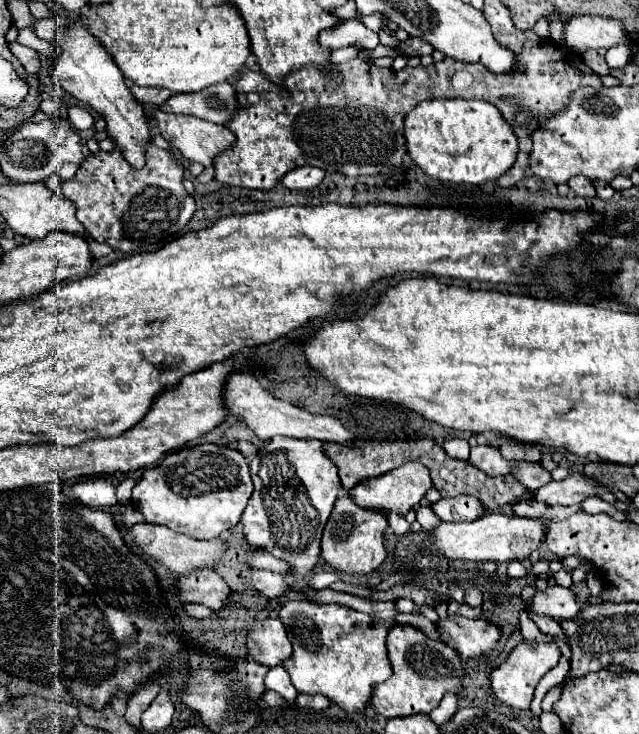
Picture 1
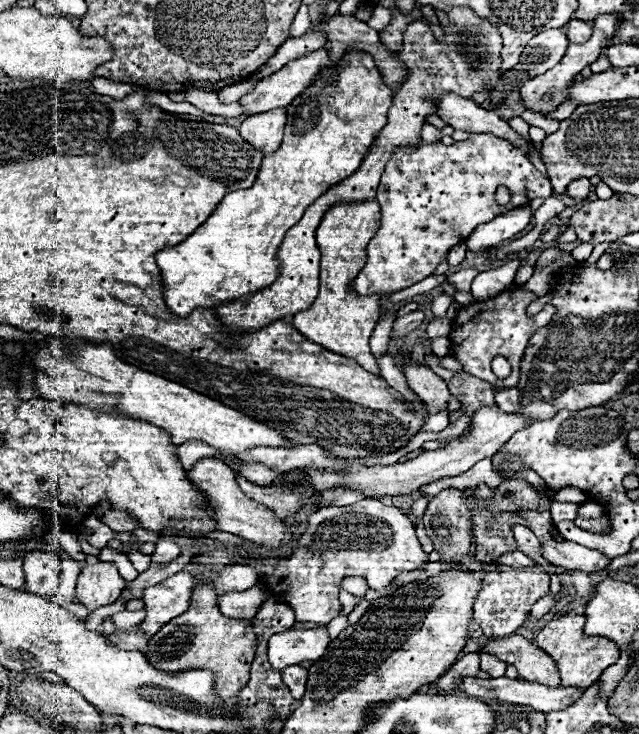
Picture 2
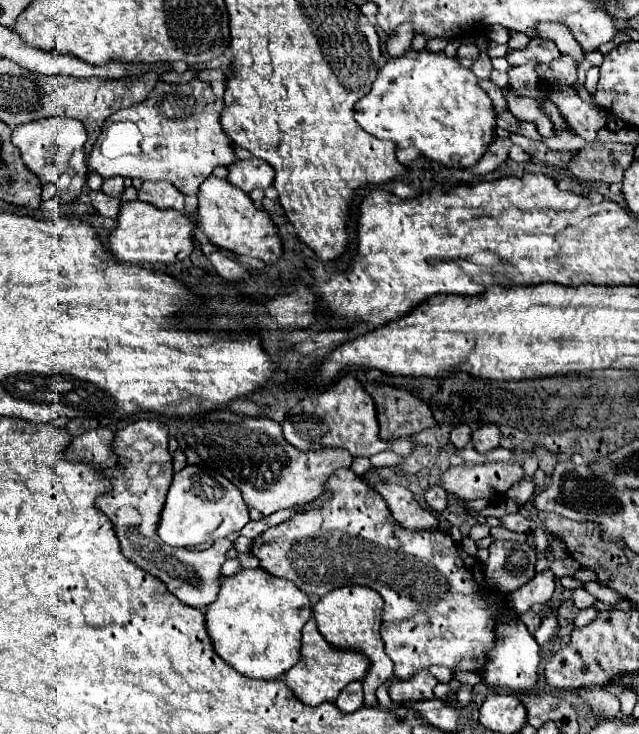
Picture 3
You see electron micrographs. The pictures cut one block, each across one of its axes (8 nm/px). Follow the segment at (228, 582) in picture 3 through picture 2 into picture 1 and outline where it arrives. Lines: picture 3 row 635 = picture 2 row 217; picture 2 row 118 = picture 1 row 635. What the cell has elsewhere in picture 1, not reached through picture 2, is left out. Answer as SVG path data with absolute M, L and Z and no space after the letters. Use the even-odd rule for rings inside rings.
M308 600L284 602L278 616L294 646L292 656L282 666L298 692L324 694L342 710L360 712L370 702L372 686L392 676L386 656L388 628L372 616L340 604L314 604Z

